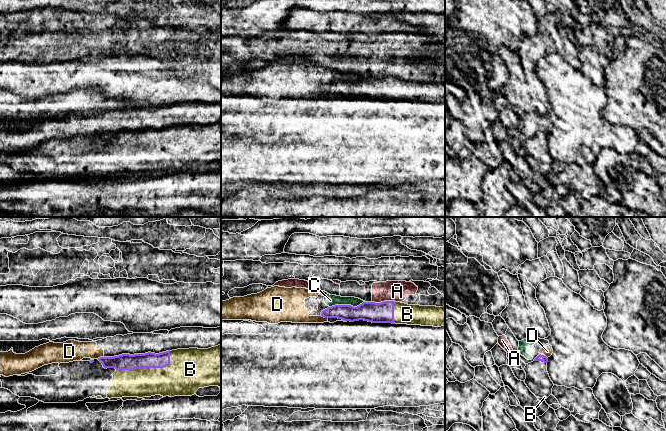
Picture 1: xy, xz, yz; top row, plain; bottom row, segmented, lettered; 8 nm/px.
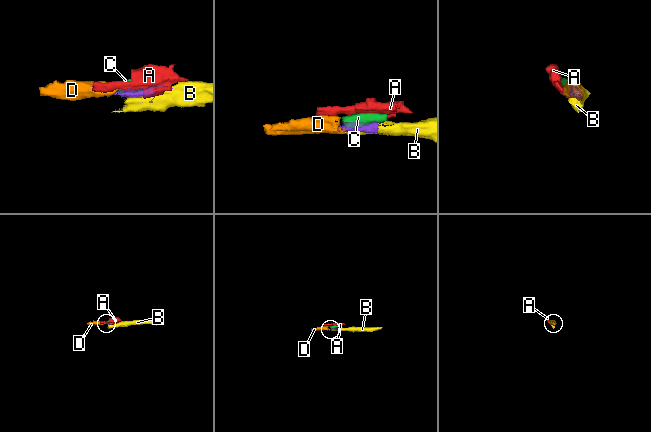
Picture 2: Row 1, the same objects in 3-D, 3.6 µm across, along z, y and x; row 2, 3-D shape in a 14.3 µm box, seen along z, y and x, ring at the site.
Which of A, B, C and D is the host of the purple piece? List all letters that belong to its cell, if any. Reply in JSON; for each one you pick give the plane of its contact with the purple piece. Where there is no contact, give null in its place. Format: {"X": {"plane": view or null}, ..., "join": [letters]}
{"B": {"plane": "xy"}, "join": ["B"]}

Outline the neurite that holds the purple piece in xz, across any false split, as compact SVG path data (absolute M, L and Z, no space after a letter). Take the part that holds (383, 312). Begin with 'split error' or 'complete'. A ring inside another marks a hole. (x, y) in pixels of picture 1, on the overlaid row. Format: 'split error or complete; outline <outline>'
split error; outline M395 301L363 302L357 307L335 305L323 310L321 316L350 322L364 320L372 323L445 326L445 306L408 305Z

